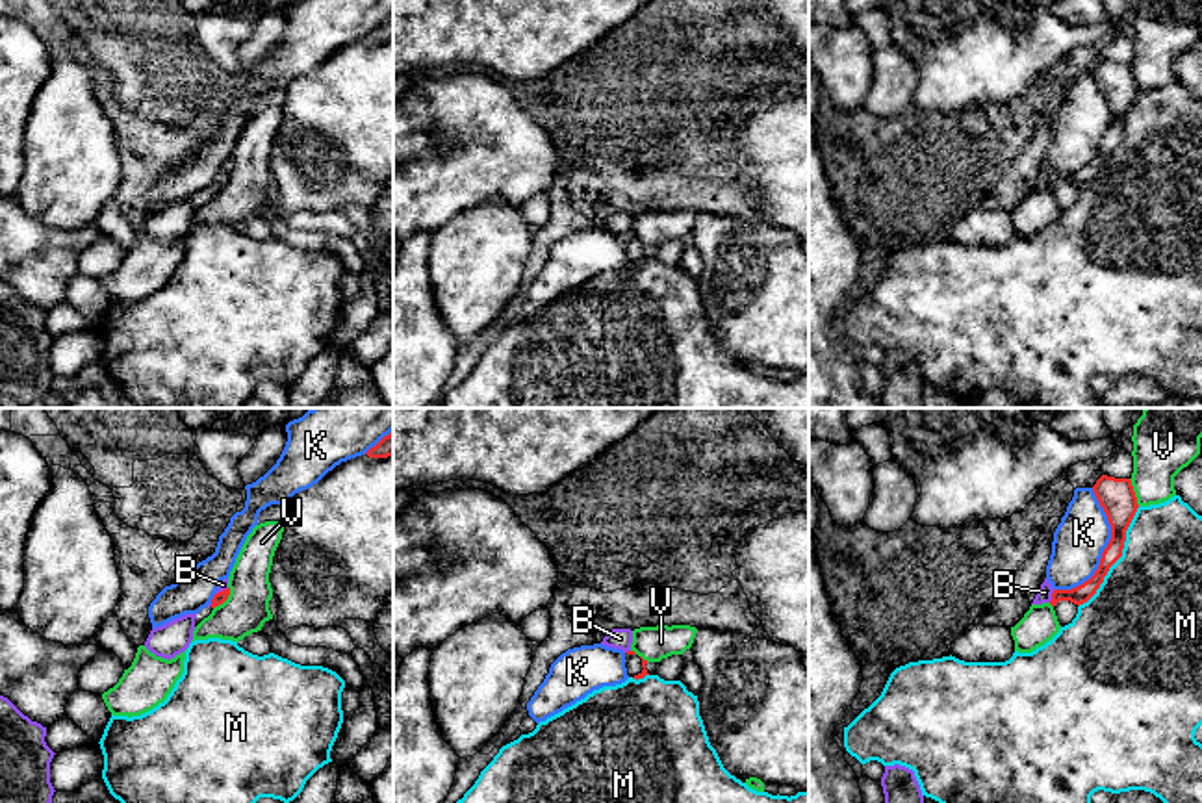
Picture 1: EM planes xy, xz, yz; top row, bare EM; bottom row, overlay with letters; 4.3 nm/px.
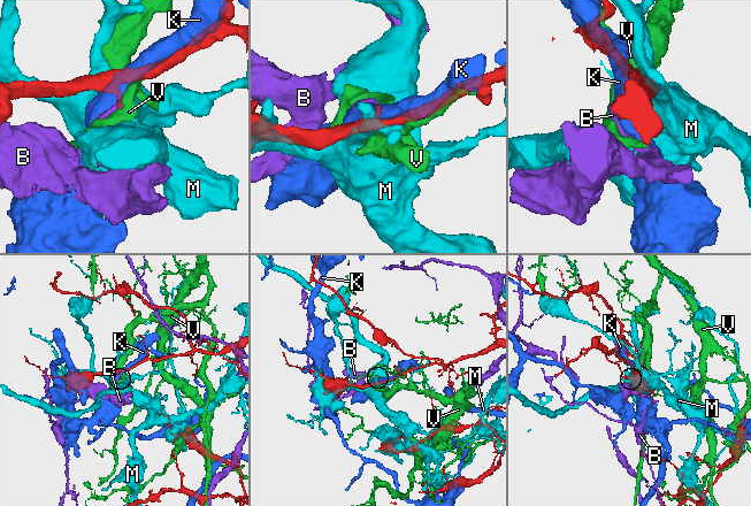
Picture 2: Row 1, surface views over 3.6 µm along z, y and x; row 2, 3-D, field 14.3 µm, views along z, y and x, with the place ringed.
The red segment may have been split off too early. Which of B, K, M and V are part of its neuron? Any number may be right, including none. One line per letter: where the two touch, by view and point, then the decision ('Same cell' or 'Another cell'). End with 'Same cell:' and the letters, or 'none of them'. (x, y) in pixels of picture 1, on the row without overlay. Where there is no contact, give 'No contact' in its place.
B: Touches red at yz (1052, 180). Another cell
K: Touches red at yz (1104, 136). Another cell
M: Touches red at yz (1119, 141). Another cell
V: Touches red at yz (1134, 76). Another cell
Same cell: none of them

